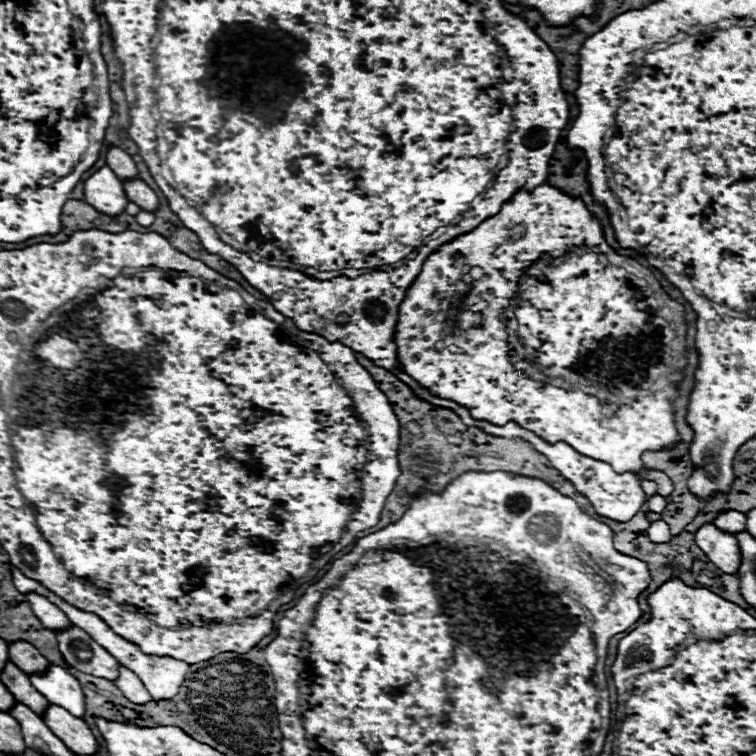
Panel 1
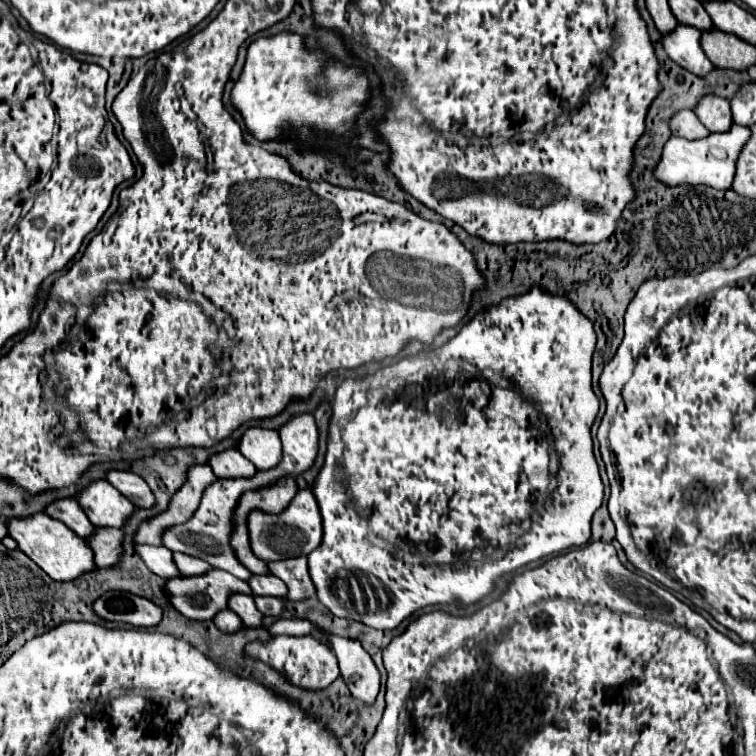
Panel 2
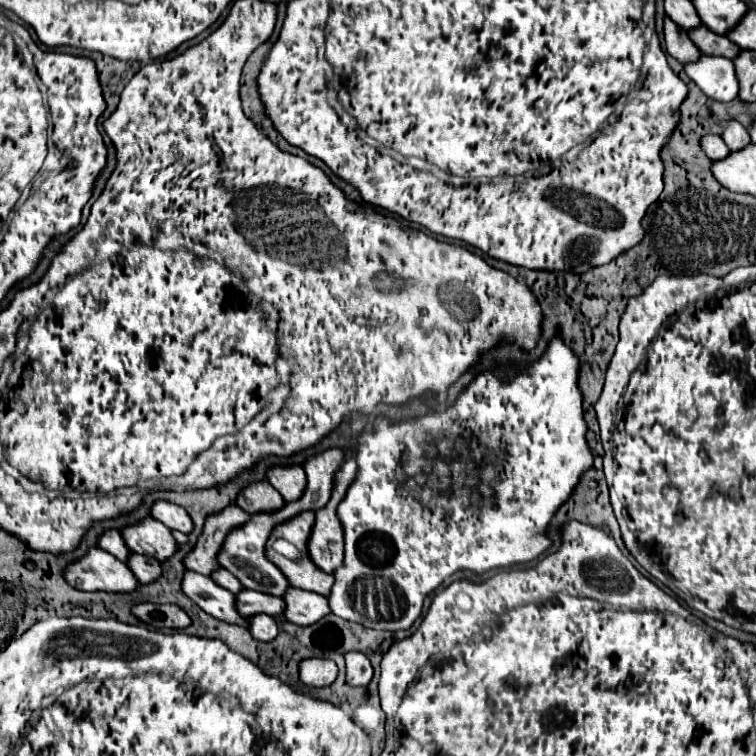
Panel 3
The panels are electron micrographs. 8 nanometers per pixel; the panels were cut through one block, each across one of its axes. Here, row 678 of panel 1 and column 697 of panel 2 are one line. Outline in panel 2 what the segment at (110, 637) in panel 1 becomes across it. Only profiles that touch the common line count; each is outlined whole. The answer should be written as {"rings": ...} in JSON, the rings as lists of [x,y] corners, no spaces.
{"rings":[[[734,124],[730,132],[726,134],[710,134],[702,140],[686,140],[680,136],[672,136],[662,152],[660,166],[656,168],[656,178],[668,186],[688,184],[688,186],[710,186],[718,190],[730,190],[732,178],[736,174],[736,158],[740,156],[740,150],[744,148],[744,142],[748,142],[750,130],[744,126]]]}

